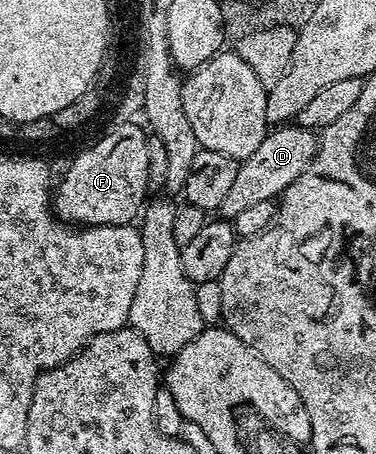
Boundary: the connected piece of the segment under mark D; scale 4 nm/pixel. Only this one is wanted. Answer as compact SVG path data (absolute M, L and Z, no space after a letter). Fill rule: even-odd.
M283 124L274 127L261 142L260 147L251 156L239 162L236 179L231 189L221 200L218 215L225 220L253 209L255 206L271 199L276 199L305 170L316 152L318 139L308 128L296 124Z

